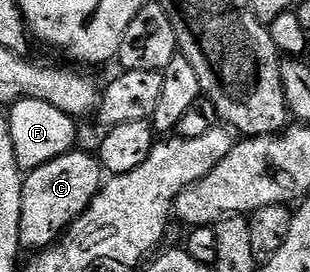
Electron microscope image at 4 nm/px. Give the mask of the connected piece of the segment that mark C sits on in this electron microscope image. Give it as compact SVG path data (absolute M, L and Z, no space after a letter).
M72 150L30 171L21 181L19 238L22 249L44 250L57 243L69 225L89 208L103 183L100 159Z

